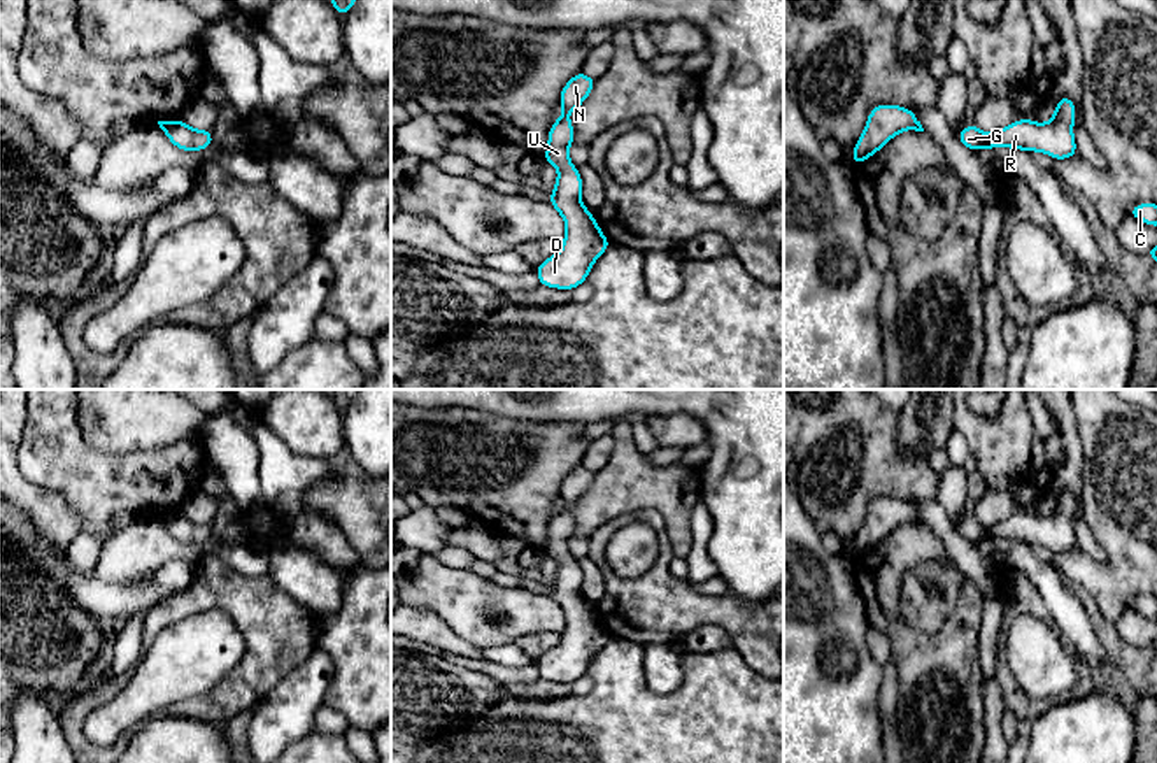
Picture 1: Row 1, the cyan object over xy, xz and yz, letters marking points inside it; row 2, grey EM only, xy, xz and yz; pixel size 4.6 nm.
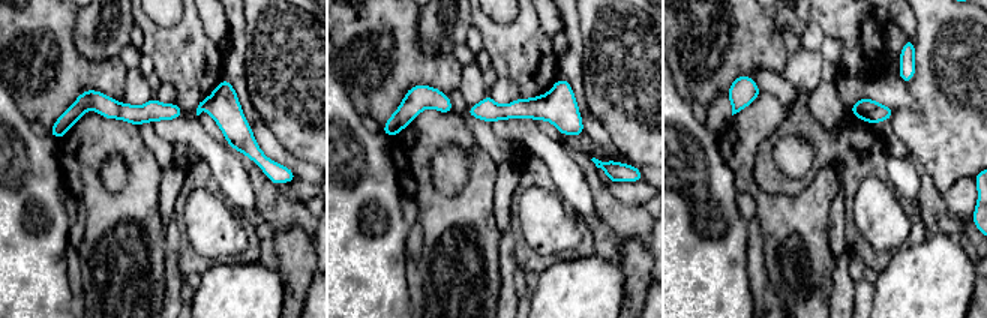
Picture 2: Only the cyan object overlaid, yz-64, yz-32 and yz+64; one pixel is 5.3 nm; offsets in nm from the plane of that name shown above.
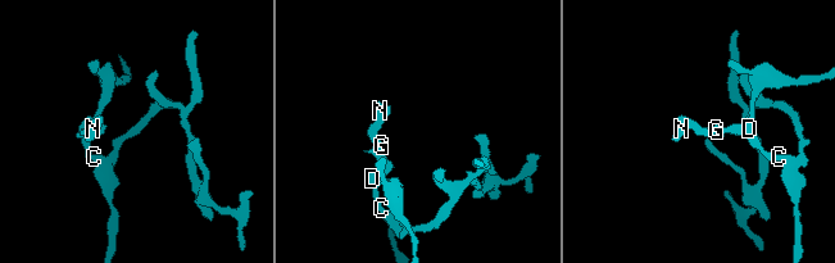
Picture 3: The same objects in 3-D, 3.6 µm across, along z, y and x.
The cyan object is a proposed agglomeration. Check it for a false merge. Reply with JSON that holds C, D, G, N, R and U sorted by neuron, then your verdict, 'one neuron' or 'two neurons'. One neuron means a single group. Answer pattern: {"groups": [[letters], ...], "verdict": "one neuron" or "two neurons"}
{"groups": [["C", "D", "G", "N", "R", "U"]], "verdict": "one neuron"}

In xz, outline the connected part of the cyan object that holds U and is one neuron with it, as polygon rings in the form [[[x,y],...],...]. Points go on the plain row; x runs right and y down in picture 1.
[[[578,465],[563,479],[559,488],[563,507],[550,519],[547,544],[542,549],[559,565],[549,598],[563,609],[566,617],[563,642],[535,661],[540,679],[545,681],[575,682],[589,670],[594,654],[612,638],[593,605],[580,595],[584,575],[568,549],[568,540],[575,535],[568,507],[584,496],[594,477],[594,470]]]

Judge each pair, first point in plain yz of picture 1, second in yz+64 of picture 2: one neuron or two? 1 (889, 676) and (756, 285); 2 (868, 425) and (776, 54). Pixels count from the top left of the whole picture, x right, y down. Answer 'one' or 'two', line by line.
1: one
2: one

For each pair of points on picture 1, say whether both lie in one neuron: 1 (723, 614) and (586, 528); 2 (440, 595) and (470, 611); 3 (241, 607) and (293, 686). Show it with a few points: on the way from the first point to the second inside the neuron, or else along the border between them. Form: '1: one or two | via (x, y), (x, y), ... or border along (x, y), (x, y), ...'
1: two | border along (628, 513), (616, 514), (588, 535)
2: one | via (447, 595), (454, 595), (463, 604)
3: two | border along (316, 648), (256, 704)

